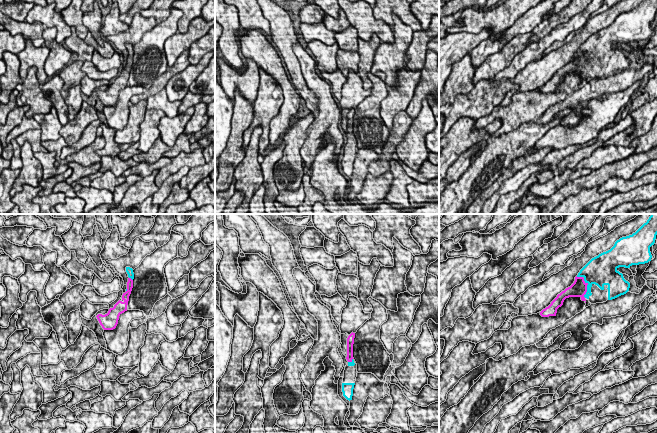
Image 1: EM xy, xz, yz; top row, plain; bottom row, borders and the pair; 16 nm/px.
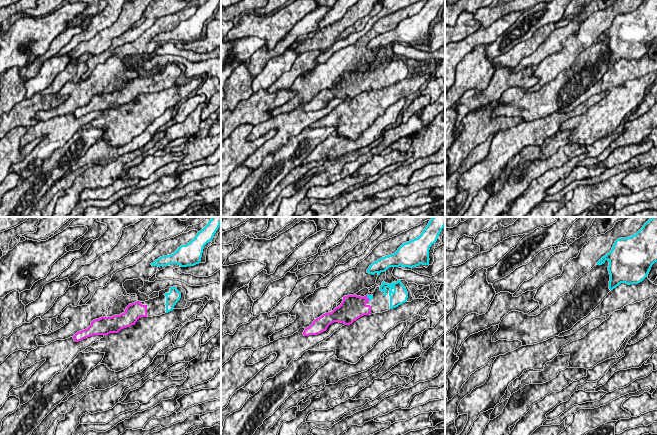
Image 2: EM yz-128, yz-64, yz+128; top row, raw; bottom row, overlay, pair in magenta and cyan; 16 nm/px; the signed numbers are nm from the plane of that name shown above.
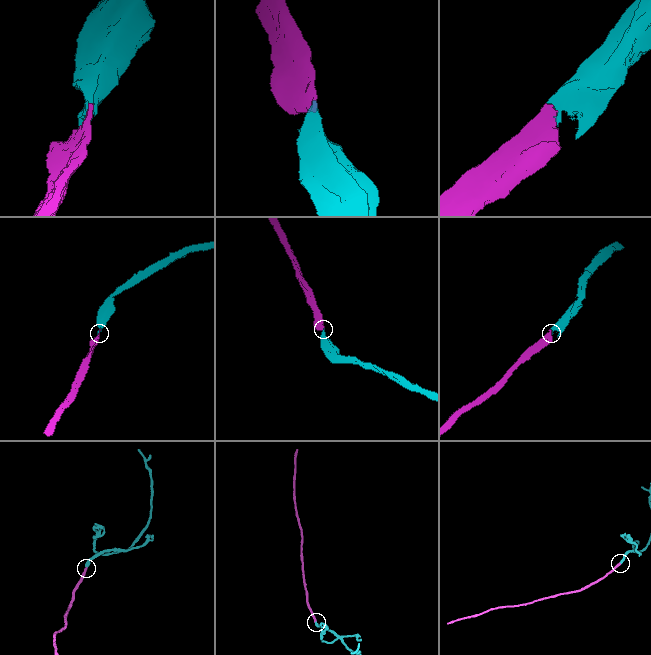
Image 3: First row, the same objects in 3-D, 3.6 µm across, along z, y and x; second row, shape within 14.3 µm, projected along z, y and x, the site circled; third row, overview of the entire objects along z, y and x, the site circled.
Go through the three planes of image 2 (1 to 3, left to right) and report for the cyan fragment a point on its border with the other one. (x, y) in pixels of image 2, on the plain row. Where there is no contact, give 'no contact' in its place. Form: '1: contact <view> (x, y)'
1: no contact
2: contact yz-64 (367, 74)
3: no contact

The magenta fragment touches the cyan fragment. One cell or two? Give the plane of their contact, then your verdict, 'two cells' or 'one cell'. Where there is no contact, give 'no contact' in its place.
yz | one cell

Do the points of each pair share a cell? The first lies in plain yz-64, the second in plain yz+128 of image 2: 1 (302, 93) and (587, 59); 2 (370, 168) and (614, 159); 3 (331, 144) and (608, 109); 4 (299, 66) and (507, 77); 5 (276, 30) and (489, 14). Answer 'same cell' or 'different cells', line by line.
1: different cells
2: same cell
3: same cell
4: different cells
5: same cell

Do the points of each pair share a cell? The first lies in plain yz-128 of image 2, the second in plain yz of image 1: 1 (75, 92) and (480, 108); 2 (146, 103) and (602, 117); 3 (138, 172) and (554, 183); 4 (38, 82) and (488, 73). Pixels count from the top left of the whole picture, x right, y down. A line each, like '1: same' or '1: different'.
1: different
2: different
3: different
4: same

